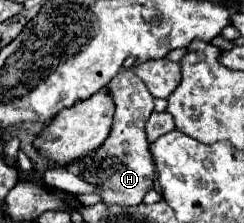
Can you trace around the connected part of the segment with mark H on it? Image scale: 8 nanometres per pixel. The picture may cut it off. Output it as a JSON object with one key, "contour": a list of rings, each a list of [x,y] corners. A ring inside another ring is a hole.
{"contour":[[[125,60],[121,72],[113,76],[113,80],[105,86],[105,90],[113,96],[115,114],[113,114],[113,128],[107,136],[107,140],[101,144],[101,148],[93,154],[93,168],[89,168],[89,174],[85,172],[85,182],[99,188],[99,196],[103,204],[119,204],[119,206],[137,206],[141,204],[143,196],[153,188],[155,172],[151,164],[149,154],[149,140],[145,134],[145,124],[153,112],[153,94],[141,84],[139,76],[131,72],[133,60]],[[111,158],[107,168],[103,168],[103,160]]]}

